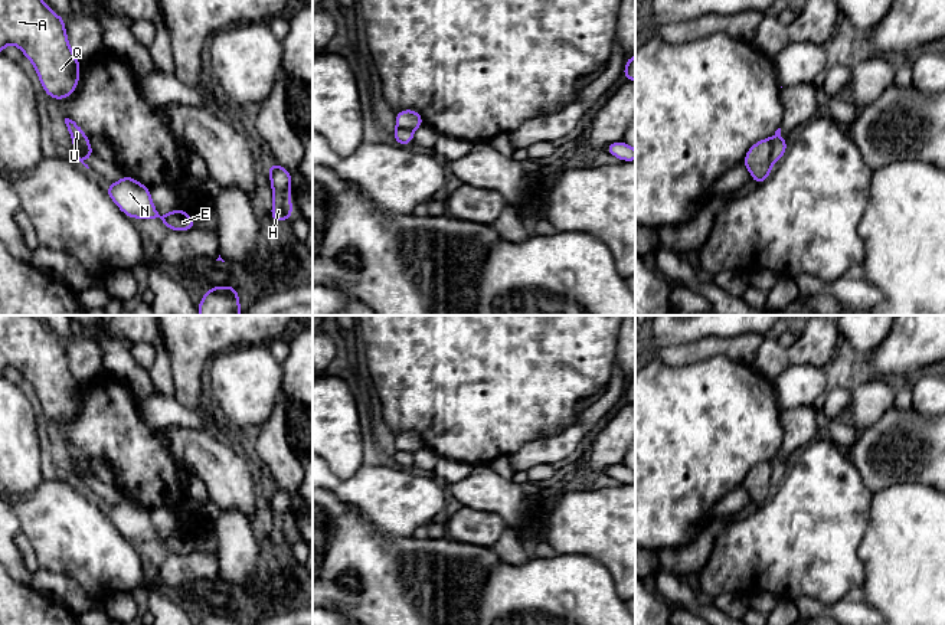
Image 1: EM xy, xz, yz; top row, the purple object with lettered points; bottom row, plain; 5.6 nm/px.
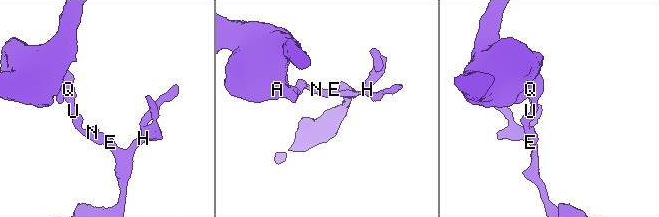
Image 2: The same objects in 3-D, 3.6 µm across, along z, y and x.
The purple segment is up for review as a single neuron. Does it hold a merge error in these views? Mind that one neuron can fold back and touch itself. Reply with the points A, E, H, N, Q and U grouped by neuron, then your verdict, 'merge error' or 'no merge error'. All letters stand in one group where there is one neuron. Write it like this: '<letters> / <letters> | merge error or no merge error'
A Q U / E H N | merge error

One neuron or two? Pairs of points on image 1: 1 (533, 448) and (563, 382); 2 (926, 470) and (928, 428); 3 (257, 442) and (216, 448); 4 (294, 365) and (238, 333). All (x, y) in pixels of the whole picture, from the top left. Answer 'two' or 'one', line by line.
1: two
2: one
3: two
4: two

